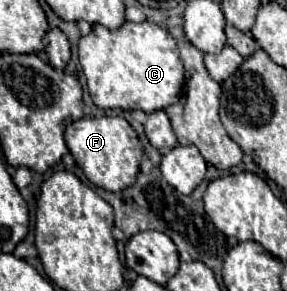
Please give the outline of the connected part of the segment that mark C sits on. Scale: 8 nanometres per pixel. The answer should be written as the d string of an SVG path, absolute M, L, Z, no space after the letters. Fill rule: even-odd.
M124 22L118 30L110 32L102 24L94 24L92 32L88 36L82 36L78 42L78 54L80 54L80 64L88 80L88 90L98 108L122 108L122 110L134 110L140 108L146 114L154 110L162 110L174 102L180 100L182 90L184 90L184 68L182 60L178 56L178 46L176 40L170 36L168 30L142 22Z

